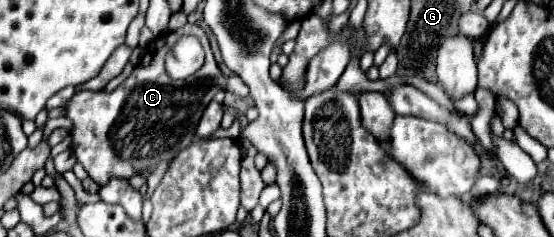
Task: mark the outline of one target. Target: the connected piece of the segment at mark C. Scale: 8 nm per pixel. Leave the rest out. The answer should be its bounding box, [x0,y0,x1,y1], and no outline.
[64,24,248,186]

